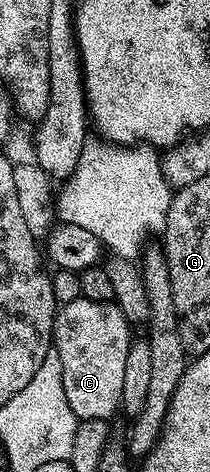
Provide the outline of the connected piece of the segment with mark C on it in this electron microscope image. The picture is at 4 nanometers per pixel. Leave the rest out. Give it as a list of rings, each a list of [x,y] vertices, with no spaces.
[[[81,296],[71,303],[60,306],[53,320],[53,349],[59,355],[63,367],[63,391],[67,391],[67,403],[75,411],[78,422],[109,421],[113,412],[121,409],[123,374],[127,364],[127,351],[131,340],[131,326],[123,311],[113,301],[95,303]]]

